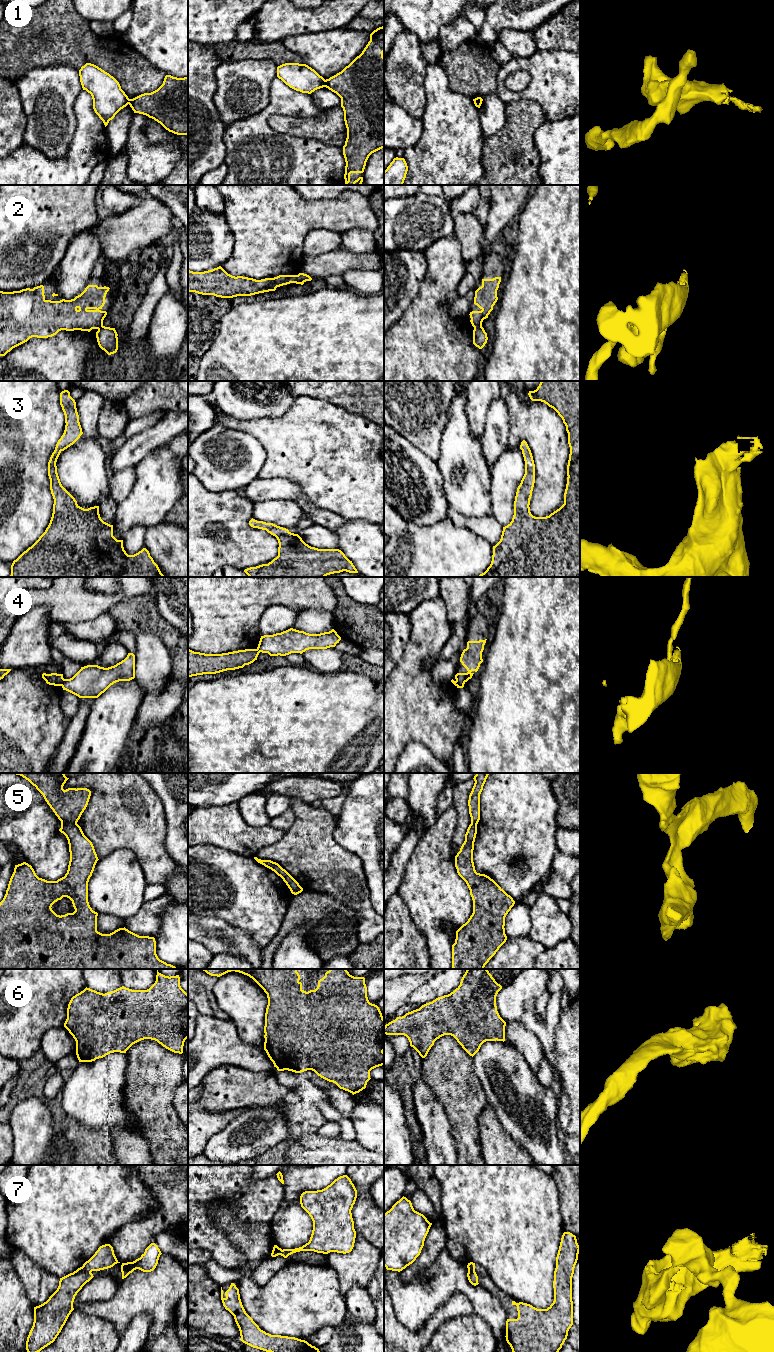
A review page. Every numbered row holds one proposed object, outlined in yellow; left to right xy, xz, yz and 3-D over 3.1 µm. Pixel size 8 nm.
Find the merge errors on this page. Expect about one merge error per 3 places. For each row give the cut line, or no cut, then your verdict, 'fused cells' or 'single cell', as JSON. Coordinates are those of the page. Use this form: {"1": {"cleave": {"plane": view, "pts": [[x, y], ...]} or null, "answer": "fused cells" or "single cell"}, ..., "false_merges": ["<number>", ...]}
{"1": {"cleave": {"plane": "xz", "pts": [[324, 80], [325, 86]]}, "answer": "fused cells"}, "2": {"cleave": {"plane": "xz", "pts": [[298, 275], [295, 282]]}, "answer": "fused cells"}, "3": {"cleave": null, "answer": "single cell"}, "4": {"cleave": {"plane": "xy", "pts": [[64, 679], [60, 685]]}, "answer": "fused cells"}, "5": {"cleave": {"plane": "xy", "pts": [[61, 821], [76, 824]]}, "answer": "fused cells"}, "6": {"cleave": null, "answer": "single cell"}, "7": {"cleave": {"plane": "xy", "pts": [[82, 1266], [90, 1272]]}, "answer": "fused cells"}, "false_merges": ["1", "2", "4", "5", "7"]}

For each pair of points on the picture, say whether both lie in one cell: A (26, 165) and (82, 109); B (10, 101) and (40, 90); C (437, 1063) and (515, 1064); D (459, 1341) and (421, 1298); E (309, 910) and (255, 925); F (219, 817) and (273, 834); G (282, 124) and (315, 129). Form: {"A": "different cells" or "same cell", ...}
{"A": "same cell", "B": "different cells", "C": "different cells", "D": "different cells", "E": "different cells", "F": "same cell", "G": "same cell"}

